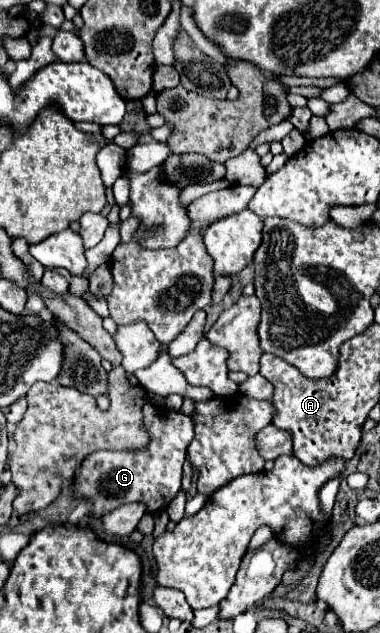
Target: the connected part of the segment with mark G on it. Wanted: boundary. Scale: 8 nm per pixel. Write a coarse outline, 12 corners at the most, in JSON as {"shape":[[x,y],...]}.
{"shape":[[144,405],[150,443],[96,451],[76,495],[92,515],[142,501],[162,511],[180,491],[192,419]]}

